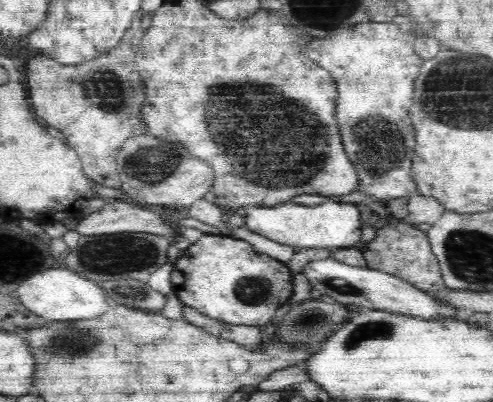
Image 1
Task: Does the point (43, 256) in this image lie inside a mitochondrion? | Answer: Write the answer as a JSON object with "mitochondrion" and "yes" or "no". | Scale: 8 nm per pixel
{"mitochondrion":"no"}

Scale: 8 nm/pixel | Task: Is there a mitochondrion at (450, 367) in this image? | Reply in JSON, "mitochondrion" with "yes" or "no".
{"mitochondrion":"no"}

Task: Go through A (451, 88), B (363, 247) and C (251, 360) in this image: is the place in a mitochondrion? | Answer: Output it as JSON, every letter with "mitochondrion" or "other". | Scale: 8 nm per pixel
{"A":"mitochondrion","B":"other","C":"other"}

